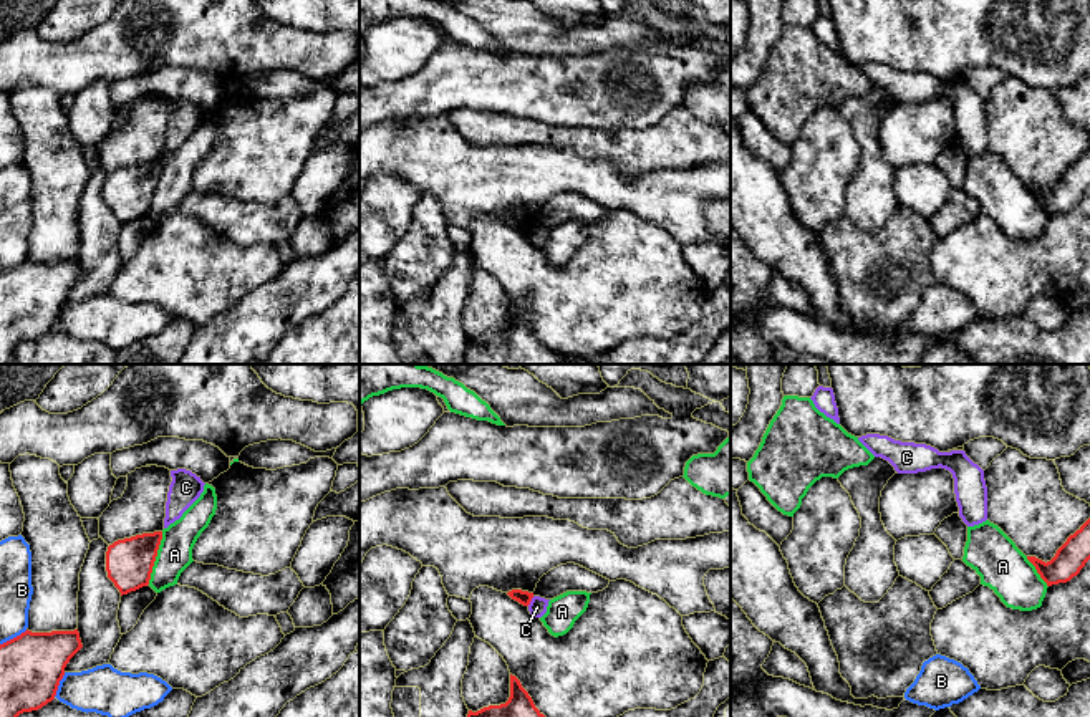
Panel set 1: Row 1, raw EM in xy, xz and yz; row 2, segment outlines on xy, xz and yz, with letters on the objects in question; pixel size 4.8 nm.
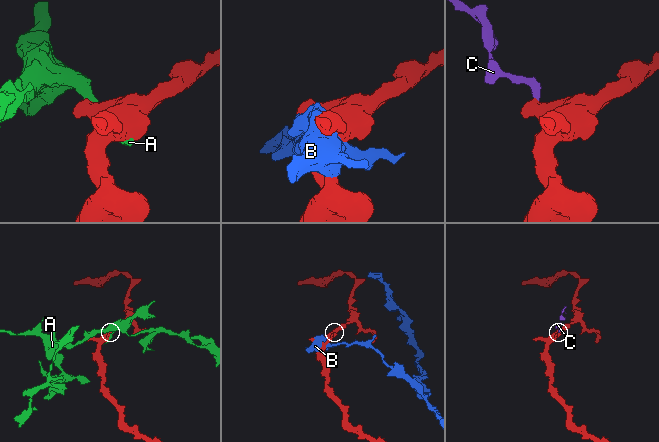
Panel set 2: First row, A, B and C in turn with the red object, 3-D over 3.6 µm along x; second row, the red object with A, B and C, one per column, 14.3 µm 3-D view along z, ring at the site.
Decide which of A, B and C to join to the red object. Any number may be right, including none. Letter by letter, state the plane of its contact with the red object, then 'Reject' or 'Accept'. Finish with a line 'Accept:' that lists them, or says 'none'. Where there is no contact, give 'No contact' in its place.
A: Touches red in xy. Reject
B: Touches red in xy. Reject
C: Touches red in xz. Reject
Accept: none

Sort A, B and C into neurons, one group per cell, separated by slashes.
A / B / C

